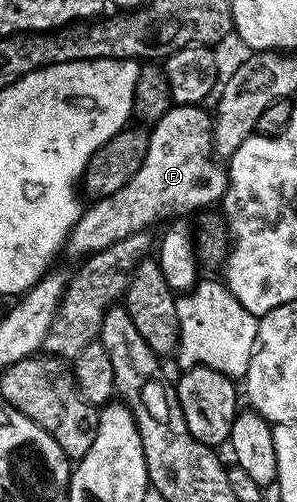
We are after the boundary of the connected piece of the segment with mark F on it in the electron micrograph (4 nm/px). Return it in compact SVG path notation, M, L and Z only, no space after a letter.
M203 105L173 108L166 112L166 116L162 116L162 120L154 123L148 136L146 160L142 160L142 168L134 172L130 184L118 188L118 192L110 196L95 199L91 203L93 206L81 213L68 234L66 250L77 260L110 248L110 244L126 240L126 236L147 231L152 228L148 226L154 225L171 210L176 214L182 213L188 202L196 206L199 202L216 204L221 201L224 189L228 186L228 175L219 161L212 162L214 118L204 109Z

